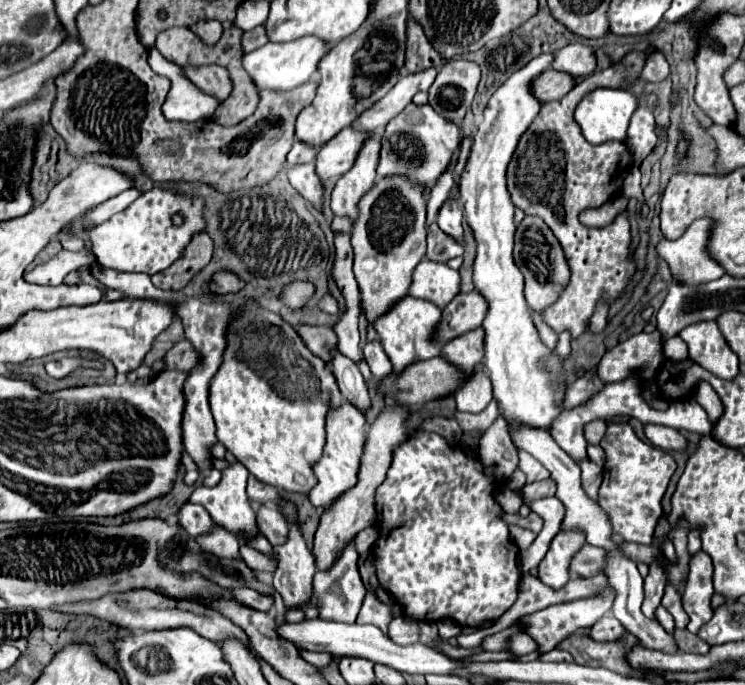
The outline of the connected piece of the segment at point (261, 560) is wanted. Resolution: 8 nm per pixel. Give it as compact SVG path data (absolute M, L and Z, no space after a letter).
M241 544L241 558L247 562L247 566L249 568L253 568L253 570L269 570L269 572L273 572L275 570L275 558L269 558L269 556L265 556L265 554L261 554L261 552L257 552L255 548L251 548L249 544Z

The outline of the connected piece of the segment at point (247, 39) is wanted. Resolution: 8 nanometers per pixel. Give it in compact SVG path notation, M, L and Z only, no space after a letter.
M257 26L255 30L249 30L249 32L243 32L243 40L241 40L241 46L243 46L243 52L251 52L263 44L267 44L267 34L265 34L265 28L263 26Z

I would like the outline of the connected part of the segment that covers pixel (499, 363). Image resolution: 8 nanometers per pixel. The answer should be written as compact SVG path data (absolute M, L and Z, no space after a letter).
M553 54L537 56L525 68L515 72L491 96L491 100L485 108L485 114L483 114L483 122L479 124L479 130L473 136L473 146L471 146L467 164L459 176L459 194L461 194L463 208L465 208L465 220L467 220L469 228L473 230L473 236L477 242L477 254L475 254L475 262L473 262L473 284L475 284L475 290L481 292L481 296L485 296L485 300L489 304L489 312L483 320L483 330L485 330L483 366L487 370L491 384L493 384L493 396L499 402L501 414L509 422L521 422L521 424L529 424L529 426L537 426L537 428L545 428L545 430L551 424L551 420L555 416L559 416L559 412L561 412L557 408L557 404L563 398L567 382L565 382L565 376L561 374L559 358L553 356L553 352L541 342L537 328L531 320L531 308L527 306L525 296L523 296L523 274L513 262L513 234L515 234L513 212L515 212L515 204L509 200L505 172L507 172L507 164L509 164L509 160L517 148L517 140L521 140L521 136L525 134L529 124L533 124L533 120L537 118L537 112L541 108L541 102L531 94L531 88L529 88L531 80L537 74L541 74L545 68L549 68L551 60L553 60Z

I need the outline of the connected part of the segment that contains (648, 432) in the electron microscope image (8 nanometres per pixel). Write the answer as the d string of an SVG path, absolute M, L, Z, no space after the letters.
M647 424L645 426L645 436L651 440L651 444L655 444L661 450L685 450L687 448L687 438L673 428L667 426L655 426L655 424Z

